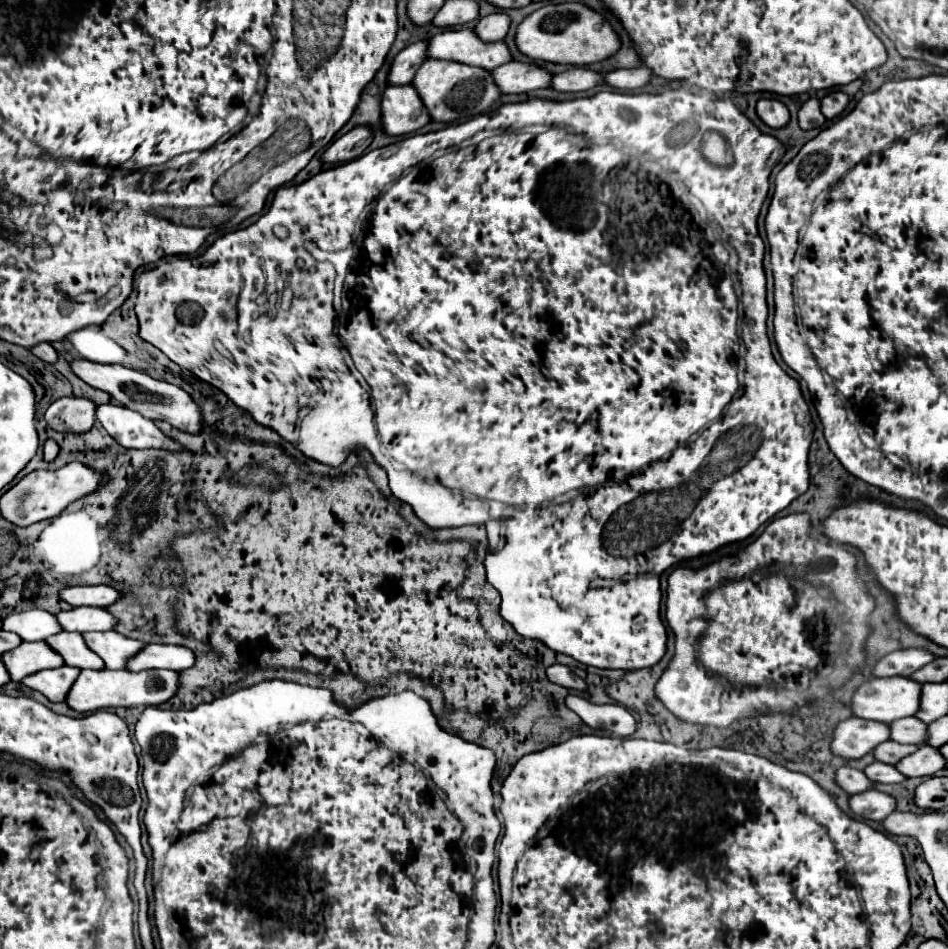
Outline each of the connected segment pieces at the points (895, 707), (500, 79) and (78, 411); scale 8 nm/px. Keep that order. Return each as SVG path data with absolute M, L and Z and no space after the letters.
M907 677L869 679L851 697L853 717L891 723L919 709L919 683Z
M505 63L499 65L497 69L491 71L491 77L495 85L499 87L501 95L511 95L511 93L527 93L533 89L543 89L549 87L551 75L537 67L537 65L527 65L527 63Z
M79 397L57 399L47 409L45 421L59 433L87 433L95 421L95 403Z

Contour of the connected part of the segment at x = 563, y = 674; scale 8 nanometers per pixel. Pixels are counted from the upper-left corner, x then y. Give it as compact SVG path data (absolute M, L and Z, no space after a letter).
M551 665L547 669L547 679L555 685L561 685L565 689L571 689L571 691L585 691L587 689L587 683L575 675L569 667L565 665Z

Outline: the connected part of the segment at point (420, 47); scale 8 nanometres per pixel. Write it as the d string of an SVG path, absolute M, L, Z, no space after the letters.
M417 41L409 47L405 47L391 63L387 85L407 85L411 83L411 77L415 75L415 69L425 61L425 47L427 41Z

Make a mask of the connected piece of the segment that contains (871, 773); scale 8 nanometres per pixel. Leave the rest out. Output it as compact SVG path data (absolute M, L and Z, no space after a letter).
M877 761L867 765L863 769L863 773L875 783L901 783L901 781L905 781L905 777L897 769L893 769L893 765L883 765Z

